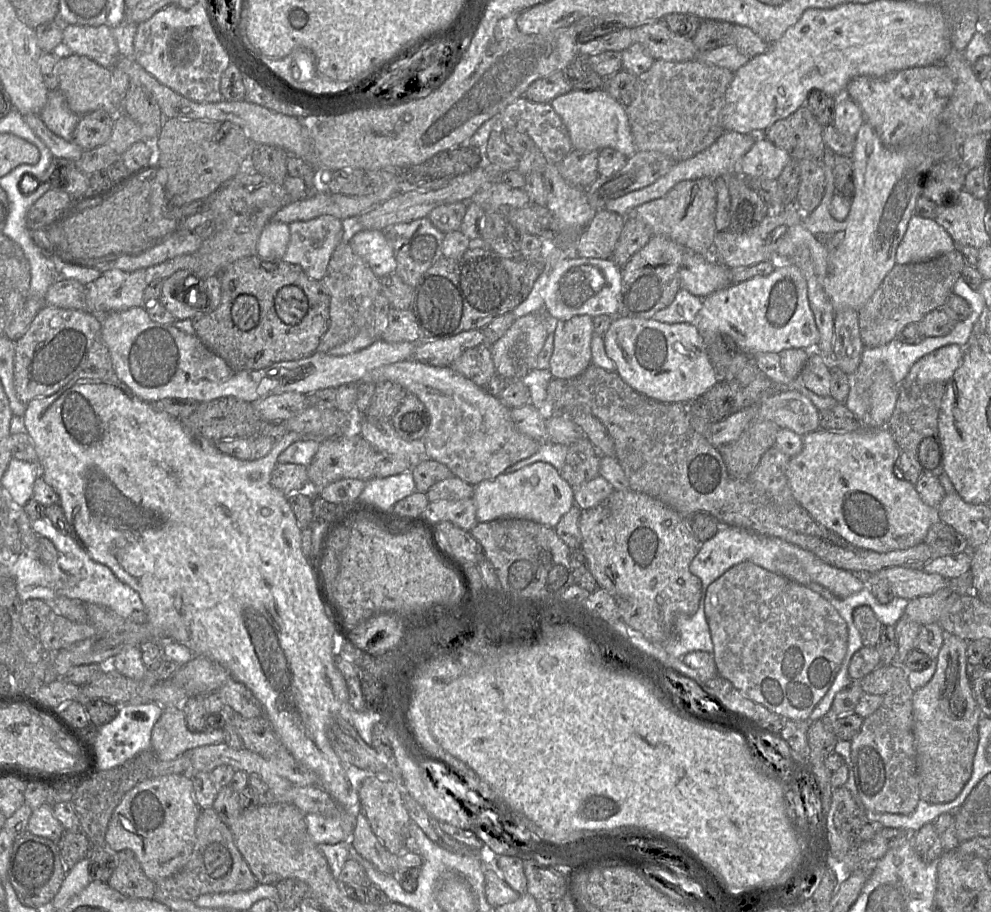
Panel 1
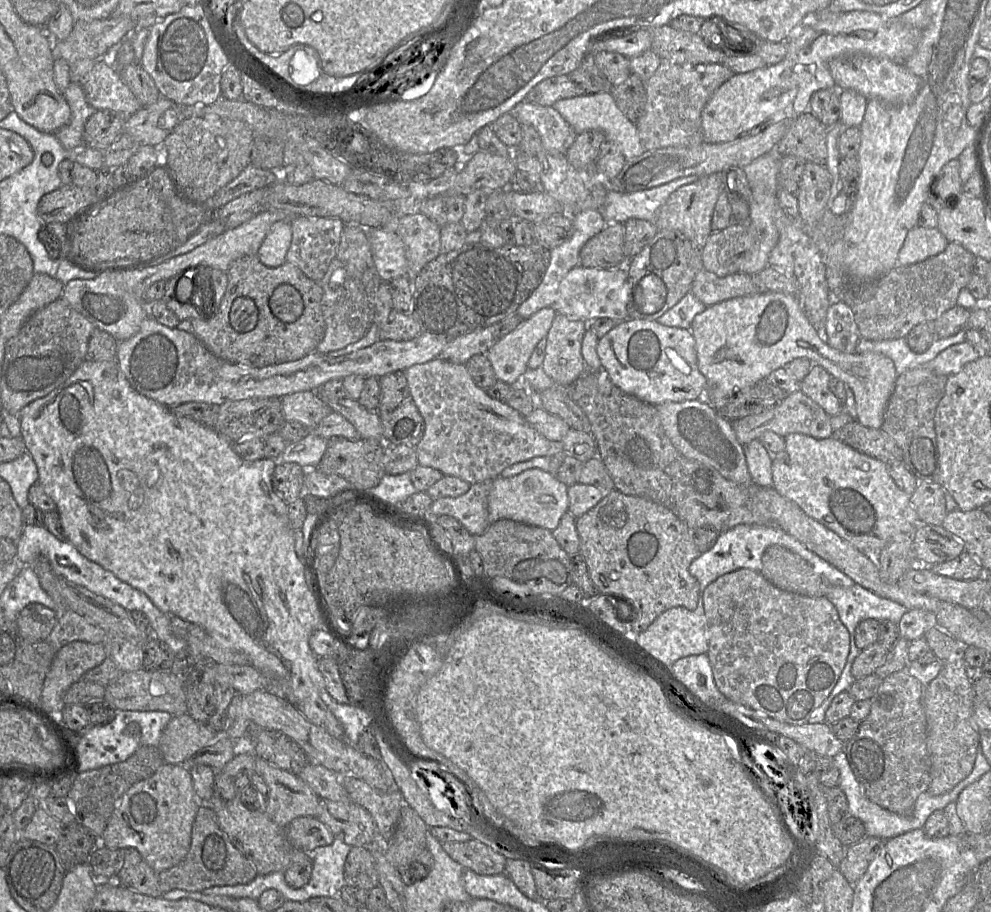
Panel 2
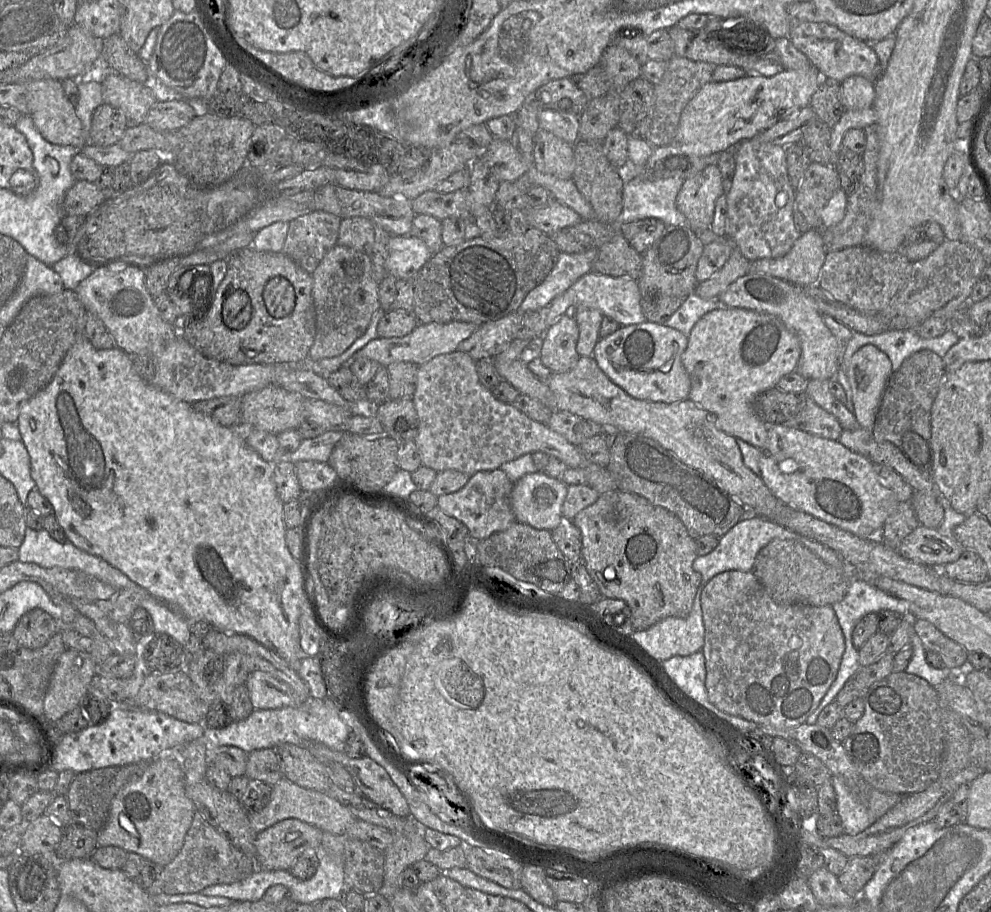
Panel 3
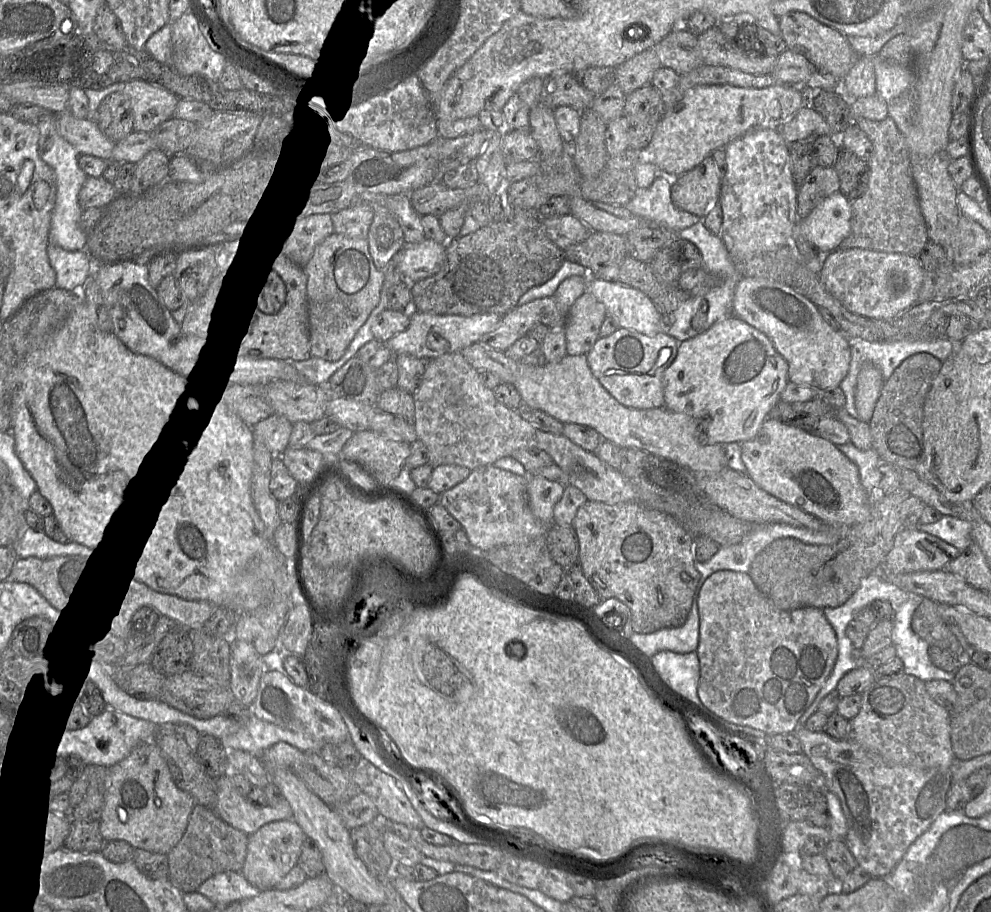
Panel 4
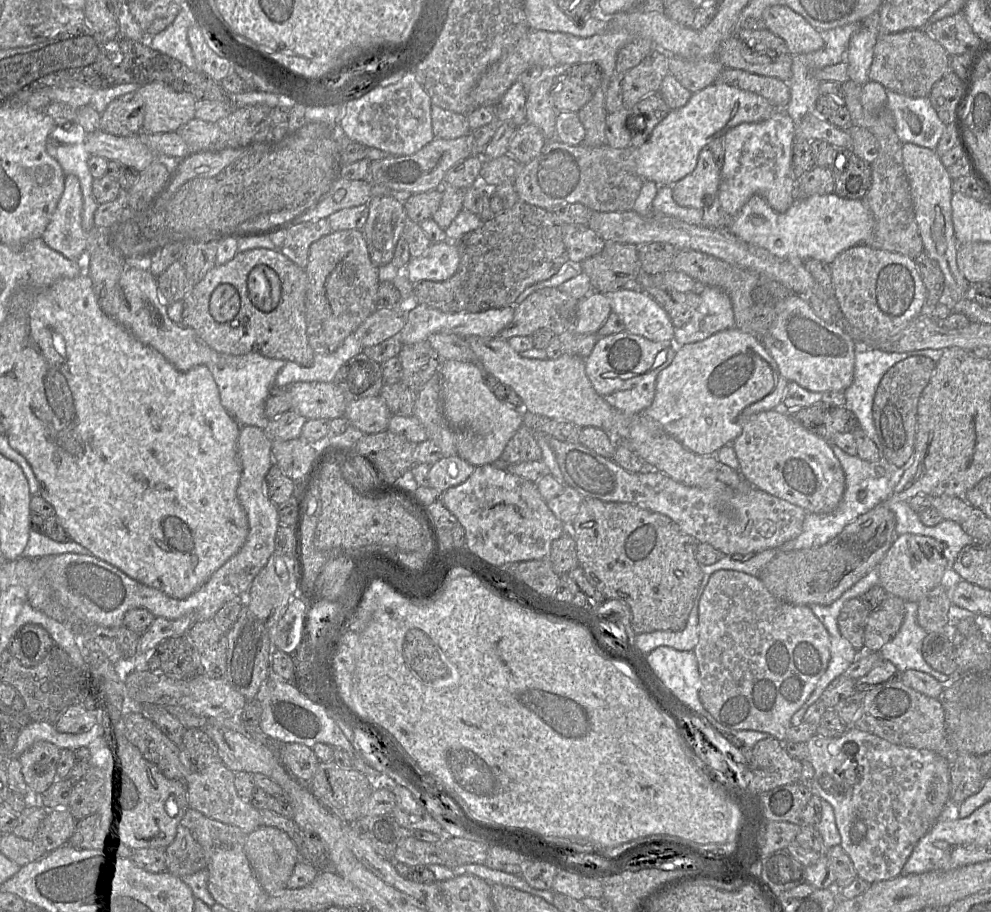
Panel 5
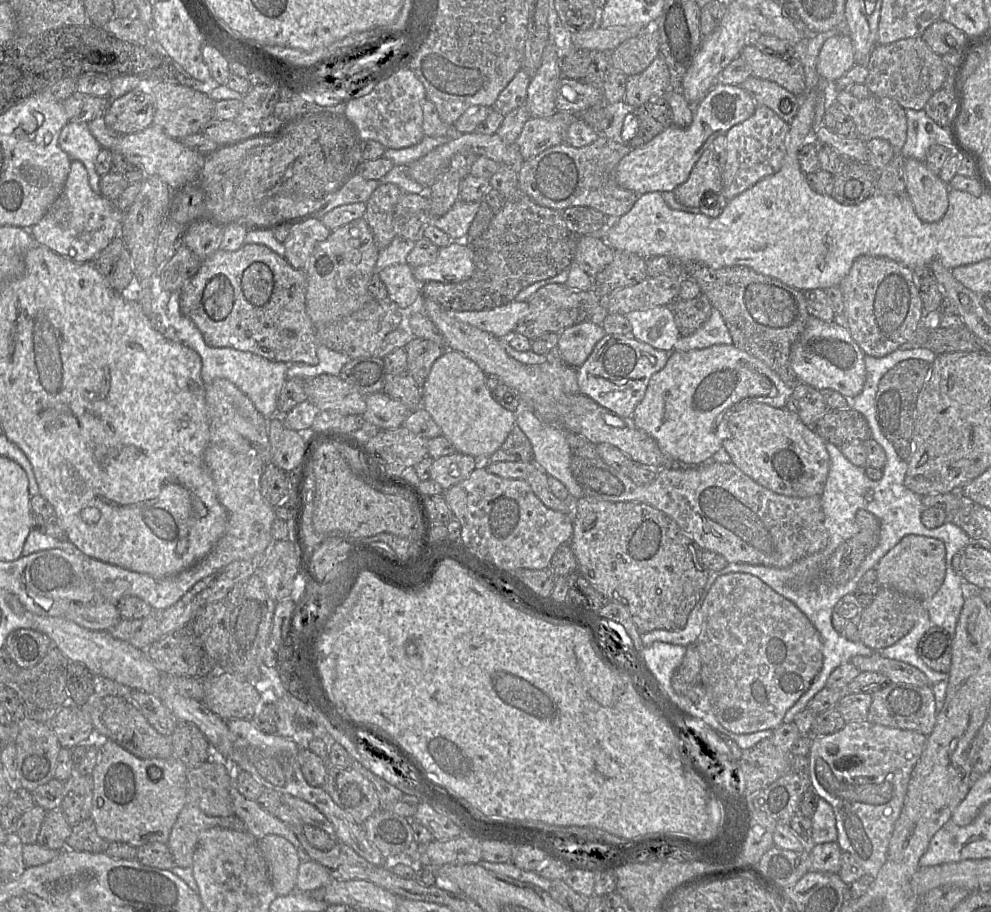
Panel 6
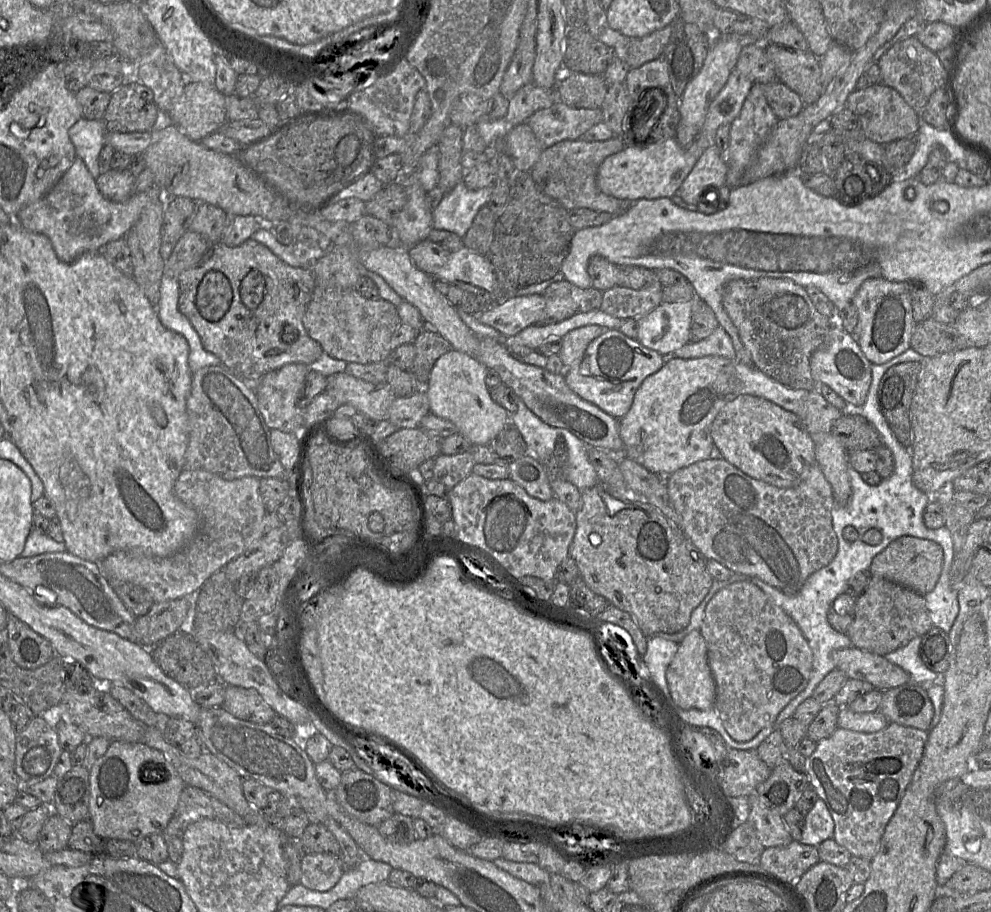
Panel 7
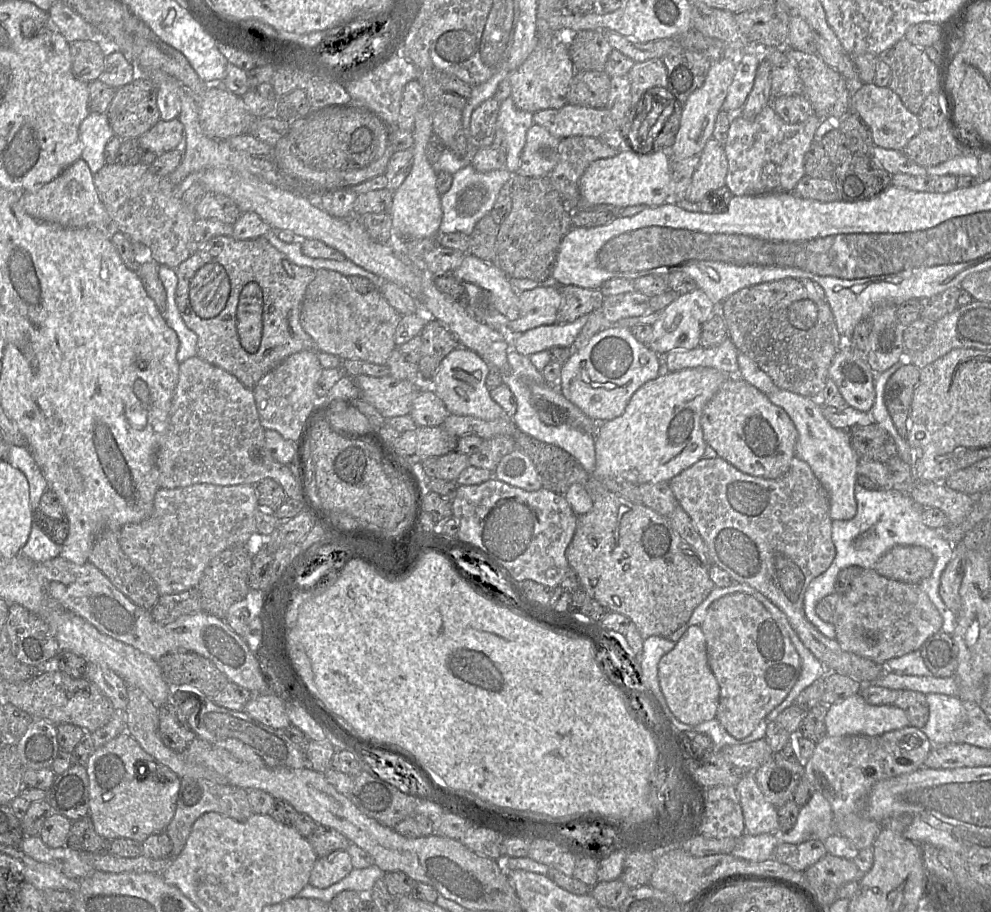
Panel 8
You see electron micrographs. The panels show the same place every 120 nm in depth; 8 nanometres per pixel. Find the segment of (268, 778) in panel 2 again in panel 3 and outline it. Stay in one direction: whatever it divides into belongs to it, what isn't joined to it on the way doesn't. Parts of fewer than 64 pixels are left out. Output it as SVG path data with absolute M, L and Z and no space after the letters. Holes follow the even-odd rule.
M282 777L272 786L269 802L260 811L248 813L248 819L252 829L256 833L259 833L277 822L288 818L299 819L322 831L343 837L349 826L357 820L348 808L330 797L326 792L302 788L286 777Z

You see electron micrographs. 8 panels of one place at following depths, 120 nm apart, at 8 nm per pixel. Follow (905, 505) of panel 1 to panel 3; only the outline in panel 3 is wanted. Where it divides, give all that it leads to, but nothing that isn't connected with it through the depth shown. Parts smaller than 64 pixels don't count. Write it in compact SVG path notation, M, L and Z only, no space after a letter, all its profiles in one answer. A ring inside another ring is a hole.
M781 424L768 426L767 441L760 448L759 468L759 476L779 501L861 538L880 540L884 523L900 505L893 491L881 483L878 467L869 459L852 452L837 440L829 440Z

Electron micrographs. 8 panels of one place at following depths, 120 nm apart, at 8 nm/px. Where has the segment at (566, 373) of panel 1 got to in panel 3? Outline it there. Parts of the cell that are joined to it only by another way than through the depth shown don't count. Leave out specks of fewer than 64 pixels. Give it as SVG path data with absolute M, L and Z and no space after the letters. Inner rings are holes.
M572 313L558 318L542 338L540 358L552 373L565 373L576 365L580 357L576 351L579 327Z

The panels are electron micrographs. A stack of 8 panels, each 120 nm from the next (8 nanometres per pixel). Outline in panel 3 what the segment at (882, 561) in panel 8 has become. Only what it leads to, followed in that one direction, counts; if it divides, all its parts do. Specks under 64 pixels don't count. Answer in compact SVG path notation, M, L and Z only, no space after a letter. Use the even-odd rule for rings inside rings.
M919 525L901 541L897 551L908 560L941 569L958 560L964 549L954 538Z

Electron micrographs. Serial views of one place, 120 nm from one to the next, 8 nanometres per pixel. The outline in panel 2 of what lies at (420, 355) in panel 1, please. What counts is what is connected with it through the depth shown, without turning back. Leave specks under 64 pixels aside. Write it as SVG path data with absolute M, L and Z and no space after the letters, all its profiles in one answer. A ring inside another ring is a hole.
M500 323L476 329L450 339L437 358L457 364L466 364L474 355L487 354L500 338Z

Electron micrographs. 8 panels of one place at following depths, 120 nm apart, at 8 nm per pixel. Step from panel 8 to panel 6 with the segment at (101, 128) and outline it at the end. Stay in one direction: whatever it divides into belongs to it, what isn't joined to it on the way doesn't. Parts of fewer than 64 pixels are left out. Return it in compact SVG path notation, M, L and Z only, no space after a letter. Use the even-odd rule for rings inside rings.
M68 122L60 132L58 143L71 160L78 160L85 166L91 189L101 194L101 176L95 170L95 161L103 148L91 134L88 123Z

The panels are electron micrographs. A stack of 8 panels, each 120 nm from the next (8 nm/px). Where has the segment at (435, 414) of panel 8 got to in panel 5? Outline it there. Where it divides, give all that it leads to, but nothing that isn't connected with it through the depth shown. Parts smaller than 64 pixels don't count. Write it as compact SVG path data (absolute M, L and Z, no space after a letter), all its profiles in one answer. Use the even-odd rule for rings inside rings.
M374 396L348 401L343 417L363 434L374 434L388 429L391 416L383 398Z

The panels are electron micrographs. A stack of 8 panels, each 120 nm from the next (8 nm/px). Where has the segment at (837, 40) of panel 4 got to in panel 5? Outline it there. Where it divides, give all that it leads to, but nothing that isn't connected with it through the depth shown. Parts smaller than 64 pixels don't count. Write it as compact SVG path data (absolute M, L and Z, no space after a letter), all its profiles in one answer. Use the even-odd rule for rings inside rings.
M770 6L764 10L761 18L767 30L784 40L788 54L793 57L824 46L821 32L788 6Z

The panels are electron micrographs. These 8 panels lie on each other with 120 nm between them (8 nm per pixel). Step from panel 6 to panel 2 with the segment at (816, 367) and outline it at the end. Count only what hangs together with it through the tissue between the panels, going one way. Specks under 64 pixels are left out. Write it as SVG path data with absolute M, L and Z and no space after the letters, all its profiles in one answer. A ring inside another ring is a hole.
M705 269L697 273L691 287L691 293L706 306L759 292L763 290L754 275L736 273L719 277Z

